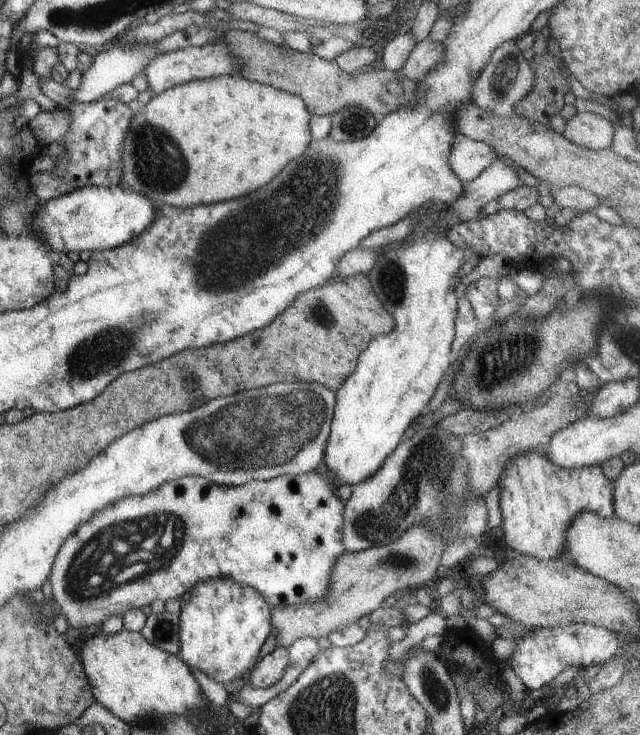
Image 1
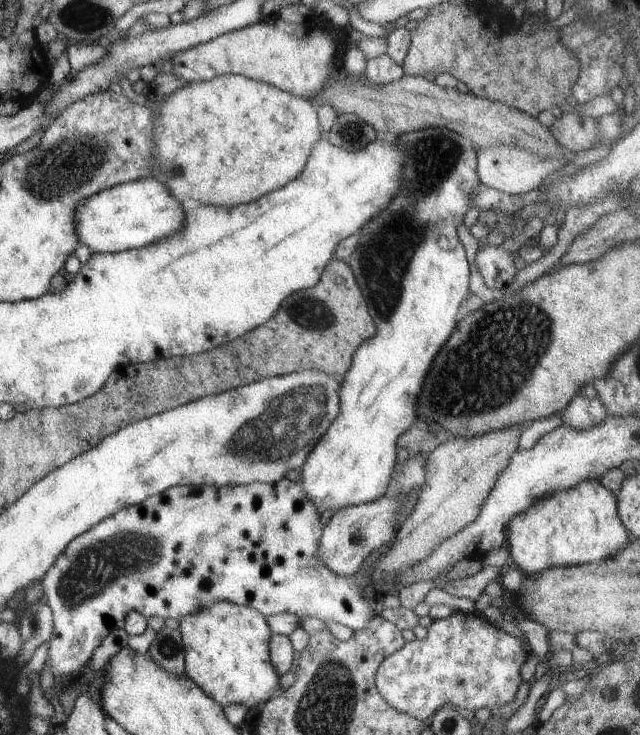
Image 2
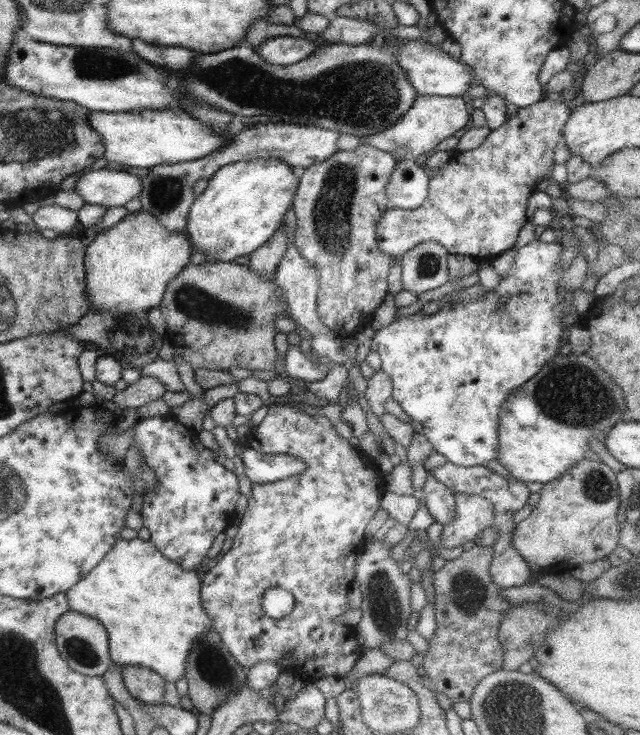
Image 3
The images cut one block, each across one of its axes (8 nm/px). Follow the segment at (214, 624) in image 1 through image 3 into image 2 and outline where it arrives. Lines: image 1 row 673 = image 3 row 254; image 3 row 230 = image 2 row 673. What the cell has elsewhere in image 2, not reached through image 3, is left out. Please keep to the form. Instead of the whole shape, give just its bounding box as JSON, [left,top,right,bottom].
[178,601,281,709]

